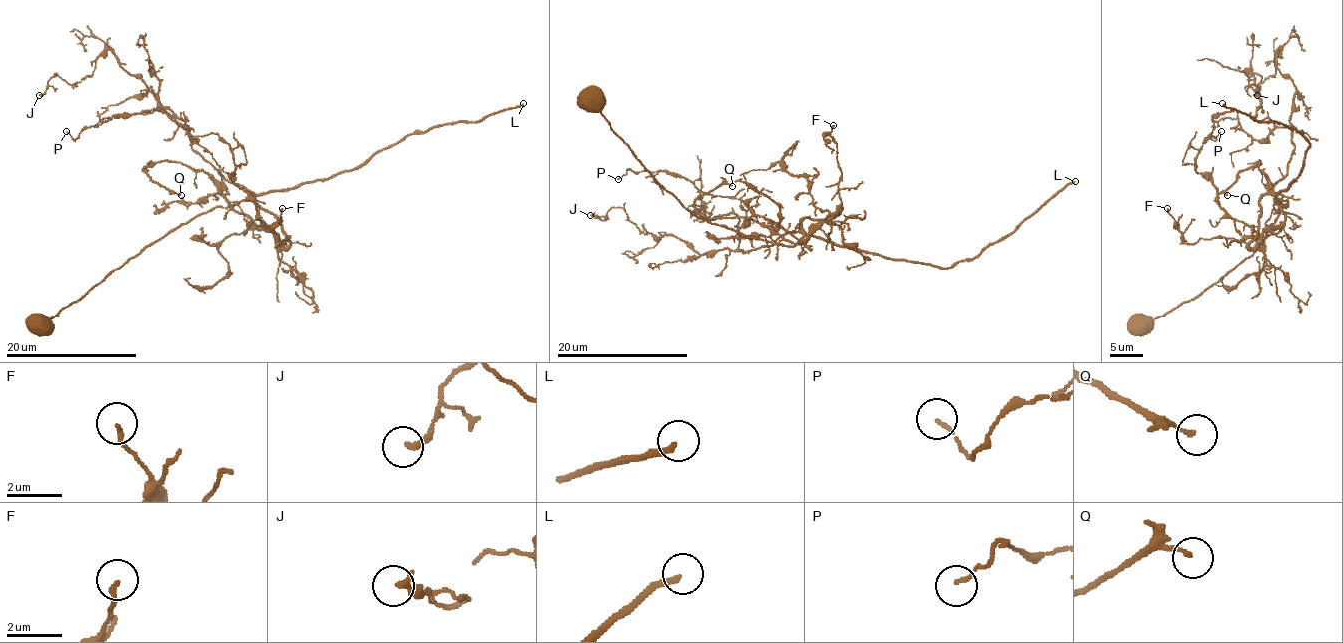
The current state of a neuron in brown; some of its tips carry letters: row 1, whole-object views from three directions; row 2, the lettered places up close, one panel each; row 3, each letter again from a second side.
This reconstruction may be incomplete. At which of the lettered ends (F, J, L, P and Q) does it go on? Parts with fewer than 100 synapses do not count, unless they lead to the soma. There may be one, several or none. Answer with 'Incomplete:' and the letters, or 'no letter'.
Incomplete: L

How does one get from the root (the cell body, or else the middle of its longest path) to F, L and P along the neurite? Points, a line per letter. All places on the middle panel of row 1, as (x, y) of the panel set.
F: (592, 99), (686, 209), (788, 246), (804, 235), (804, 218), (840, 210), (837, 145), (823, 138), (833, 125)
L: (592, 99), (641, 165), (686, 209), (788, 246), (809, 235), (951, 267), (1006, 238), (1075, 181)
P: (592, 99), (698, 217), (788, 246), (804, 235), (743, 253), (739, 199), (663, 171), (618, 179)

